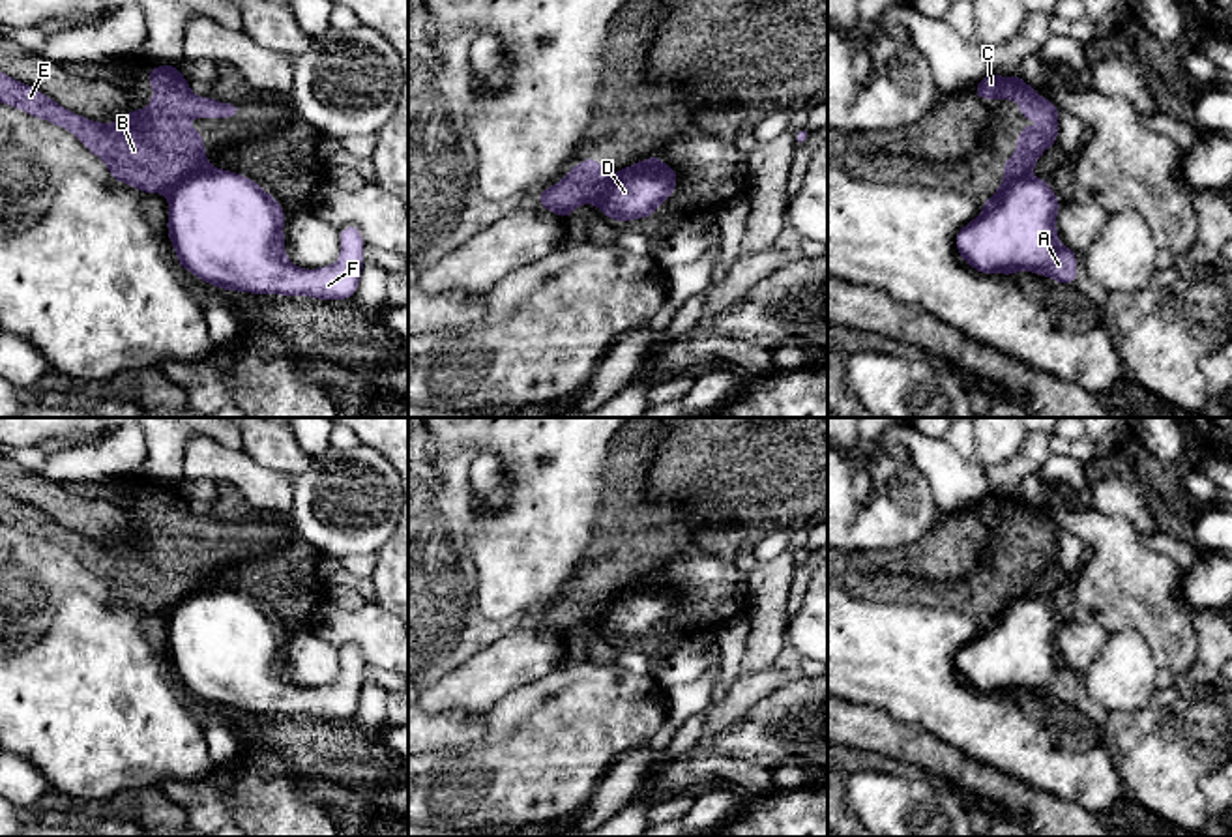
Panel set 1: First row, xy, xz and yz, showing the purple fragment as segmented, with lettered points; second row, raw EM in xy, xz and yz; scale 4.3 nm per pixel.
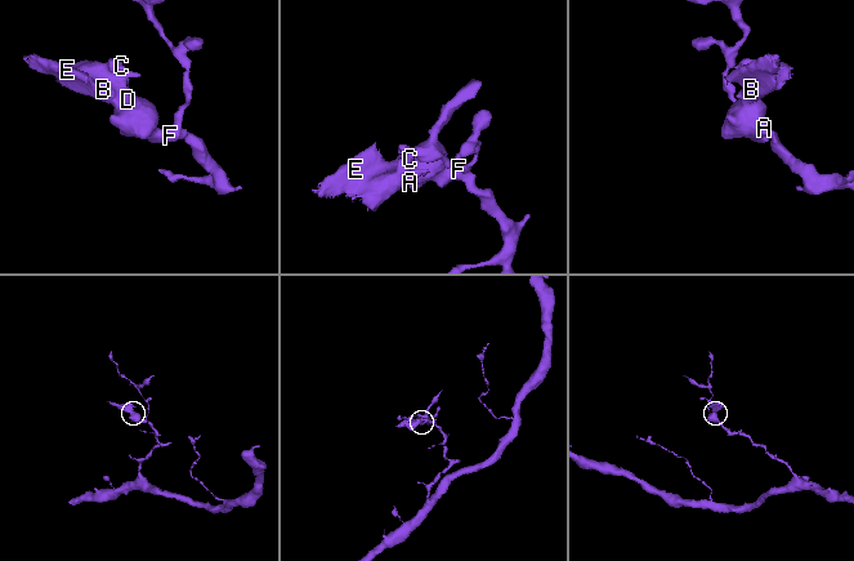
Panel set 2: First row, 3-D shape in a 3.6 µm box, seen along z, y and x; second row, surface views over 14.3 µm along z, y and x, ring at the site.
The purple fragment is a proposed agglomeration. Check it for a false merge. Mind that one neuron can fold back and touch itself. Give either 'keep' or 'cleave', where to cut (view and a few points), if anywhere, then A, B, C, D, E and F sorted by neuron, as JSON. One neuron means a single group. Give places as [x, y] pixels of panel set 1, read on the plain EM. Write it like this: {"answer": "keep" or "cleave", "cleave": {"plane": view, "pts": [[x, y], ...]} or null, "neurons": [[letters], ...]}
{"answer": "cleave", "cleave": {"plane": "xy", "pts": [[210, 587], [188, 594], [167, 615]]}, "neurons": [["A", "D", "F"], ["B", "C", "E"]]}

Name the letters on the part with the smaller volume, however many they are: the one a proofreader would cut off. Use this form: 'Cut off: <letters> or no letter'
Cut off: B, C, E

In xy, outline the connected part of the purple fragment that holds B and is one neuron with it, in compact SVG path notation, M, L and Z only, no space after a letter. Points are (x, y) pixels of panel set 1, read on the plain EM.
M178 485L150 487L148 504L155 509L157 521L148 513L148 526L142 530L127 530L120 541L99 543L79 536L39 509L15 500L0 491L0 522L17 526L30 536L47 539L71 551L94 575L97 575L110 590L112 599L124 601L144 612L169 614L187 595L210 588L202 552L187 545L189 537L232 537L242 534L236 522L219 522L212 517L197 517L191 513L189 500L182 496Z

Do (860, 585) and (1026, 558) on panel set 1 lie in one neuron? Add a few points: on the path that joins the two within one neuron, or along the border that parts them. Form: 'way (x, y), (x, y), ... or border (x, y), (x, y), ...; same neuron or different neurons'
way (901, 588), (920, 592), (985, 592); same neuron

